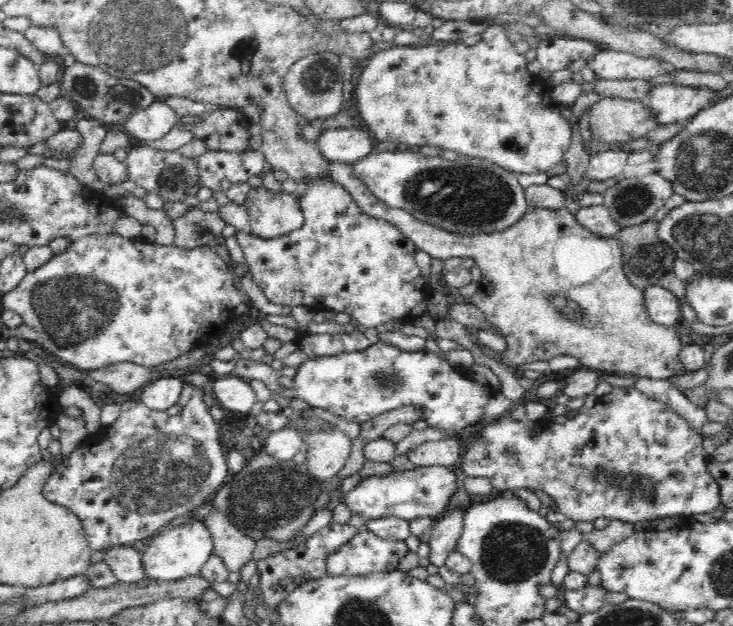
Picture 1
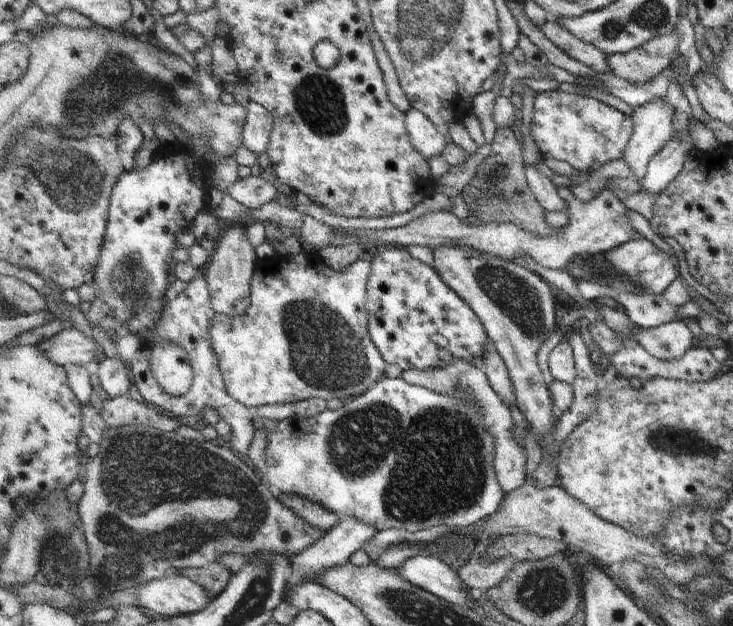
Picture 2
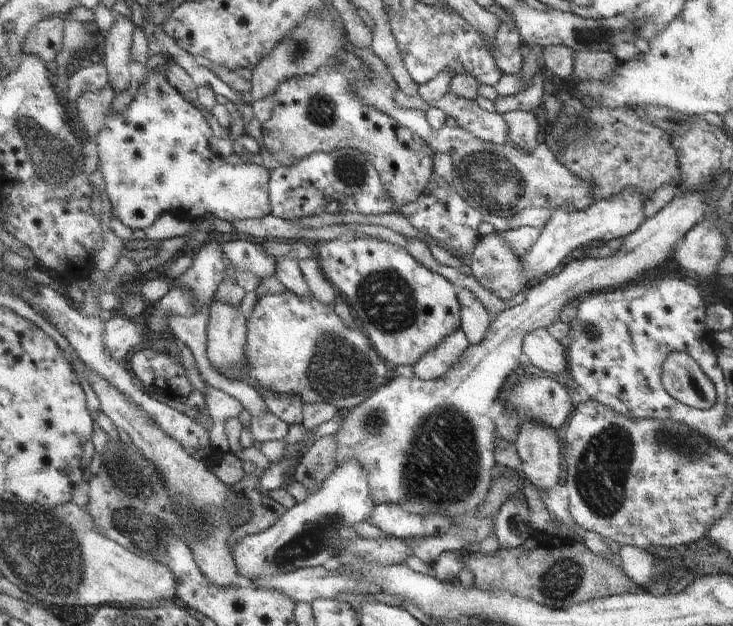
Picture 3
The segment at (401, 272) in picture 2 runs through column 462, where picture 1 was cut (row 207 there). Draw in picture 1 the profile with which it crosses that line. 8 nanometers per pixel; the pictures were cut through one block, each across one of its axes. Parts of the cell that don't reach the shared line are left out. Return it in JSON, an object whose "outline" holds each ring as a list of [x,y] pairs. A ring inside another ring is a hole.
{"outline":[[[329,178],[304,180],[304,190],[297,198],[303,223],[296,230],[269,239],[253,236],[248,230],[236,234],[253,281],[269,301],[311,309],[327,306],[334,312],[349,314],[367,329],[392,320],[409,322],[426,314],[424,304],[430,289],[415,262],[417,248],[395,225],[362,212],[351,193]]]}

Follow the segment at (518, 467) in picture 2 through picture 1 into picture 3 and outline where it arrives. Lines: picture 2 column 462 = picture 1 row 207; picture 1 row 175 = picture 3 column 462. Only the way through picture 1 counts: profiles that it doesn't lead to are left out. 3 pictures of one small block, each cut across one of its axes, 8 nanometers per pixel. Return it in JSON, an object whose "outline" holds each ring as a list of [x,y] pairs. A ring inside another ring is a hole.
{"outline":[[[459,328],[455,334],[447,336],[447,340],[439,344],[439,348],[422,356],[419,363],[413,367],[414,376],[425,381],[442,378],[452,367],[455,367],[455,364],[459,363],[469,347],[470,340],[466,332]]]}

